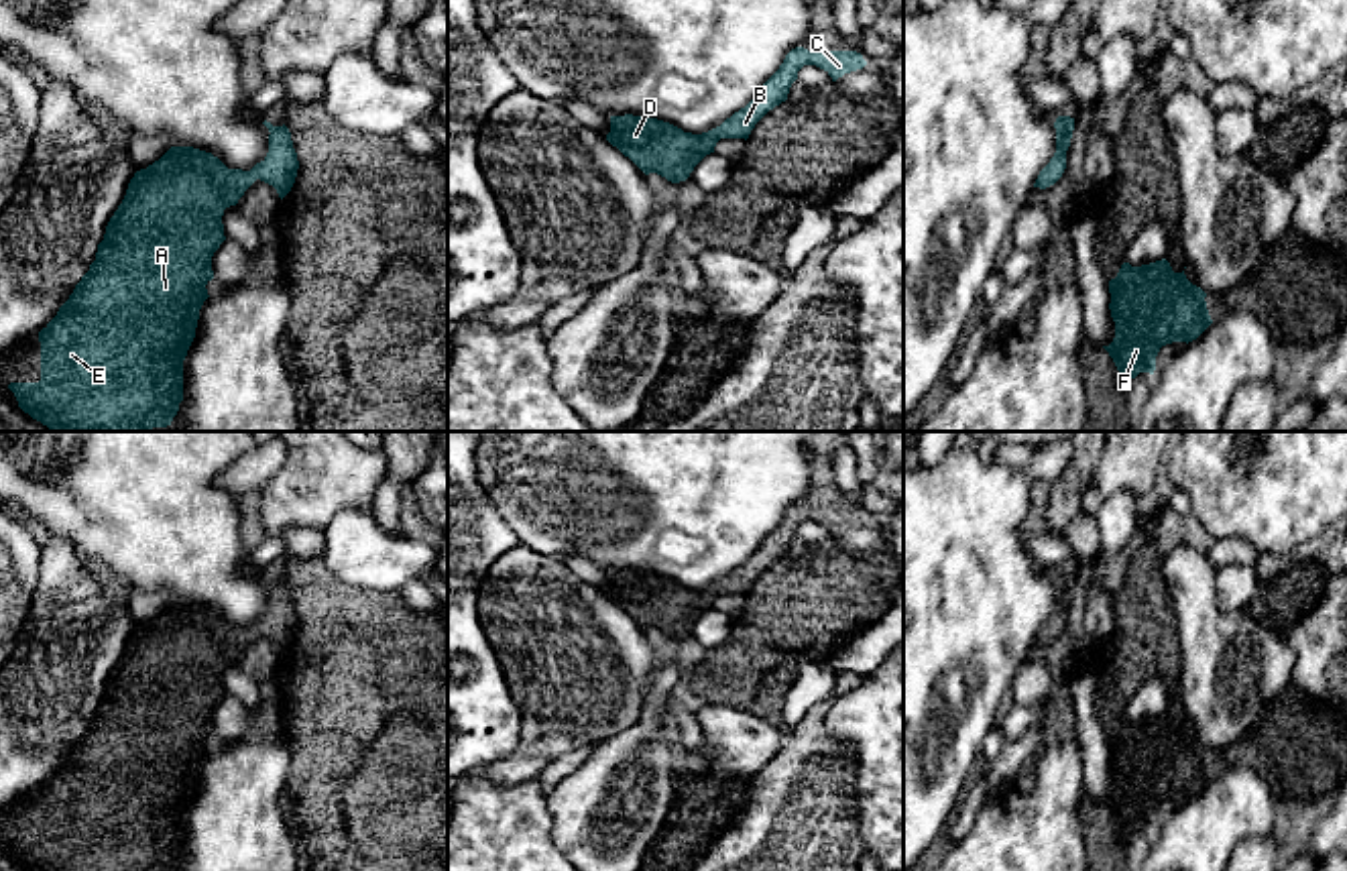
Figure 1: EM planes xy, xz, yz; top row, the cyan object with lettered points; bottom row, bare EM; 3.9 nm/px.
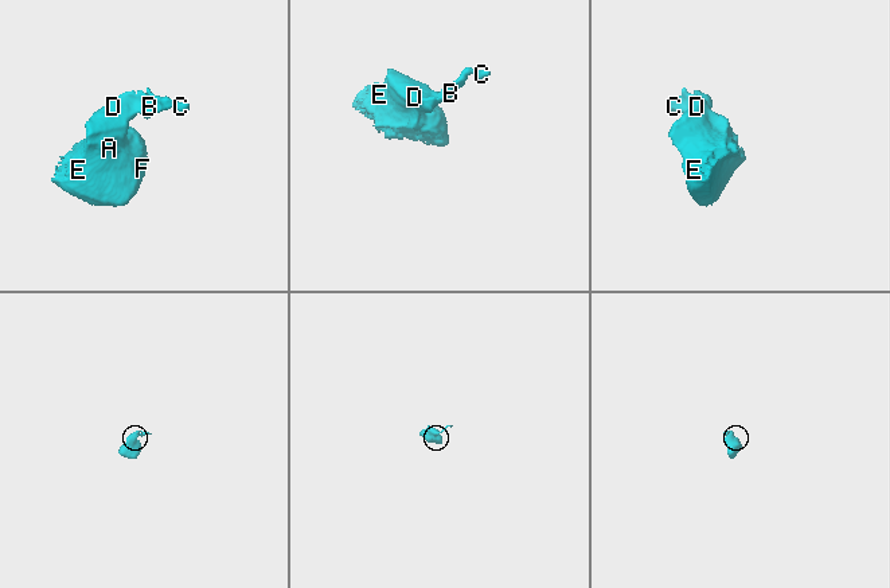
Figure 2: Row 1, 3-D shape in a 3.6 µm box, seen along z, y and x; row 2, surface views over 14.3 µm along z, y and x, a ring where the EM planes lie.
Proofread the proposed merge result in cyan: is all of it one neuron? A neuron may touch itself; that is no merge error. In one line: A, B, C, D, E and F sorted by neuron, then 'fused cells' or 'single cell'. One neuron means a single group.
A B C D E F; single cell

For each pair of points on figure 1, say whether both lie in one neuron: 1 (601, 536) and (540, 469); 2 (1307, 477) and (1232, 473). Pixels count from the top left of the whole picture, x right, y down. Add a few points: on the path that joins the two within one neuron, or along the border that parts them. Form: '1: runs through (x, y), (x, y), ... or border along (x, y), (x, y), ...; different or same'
1: runs through (591, 519), (556, 485); same
2: runs through (1289, 475), (1250, 475); same

